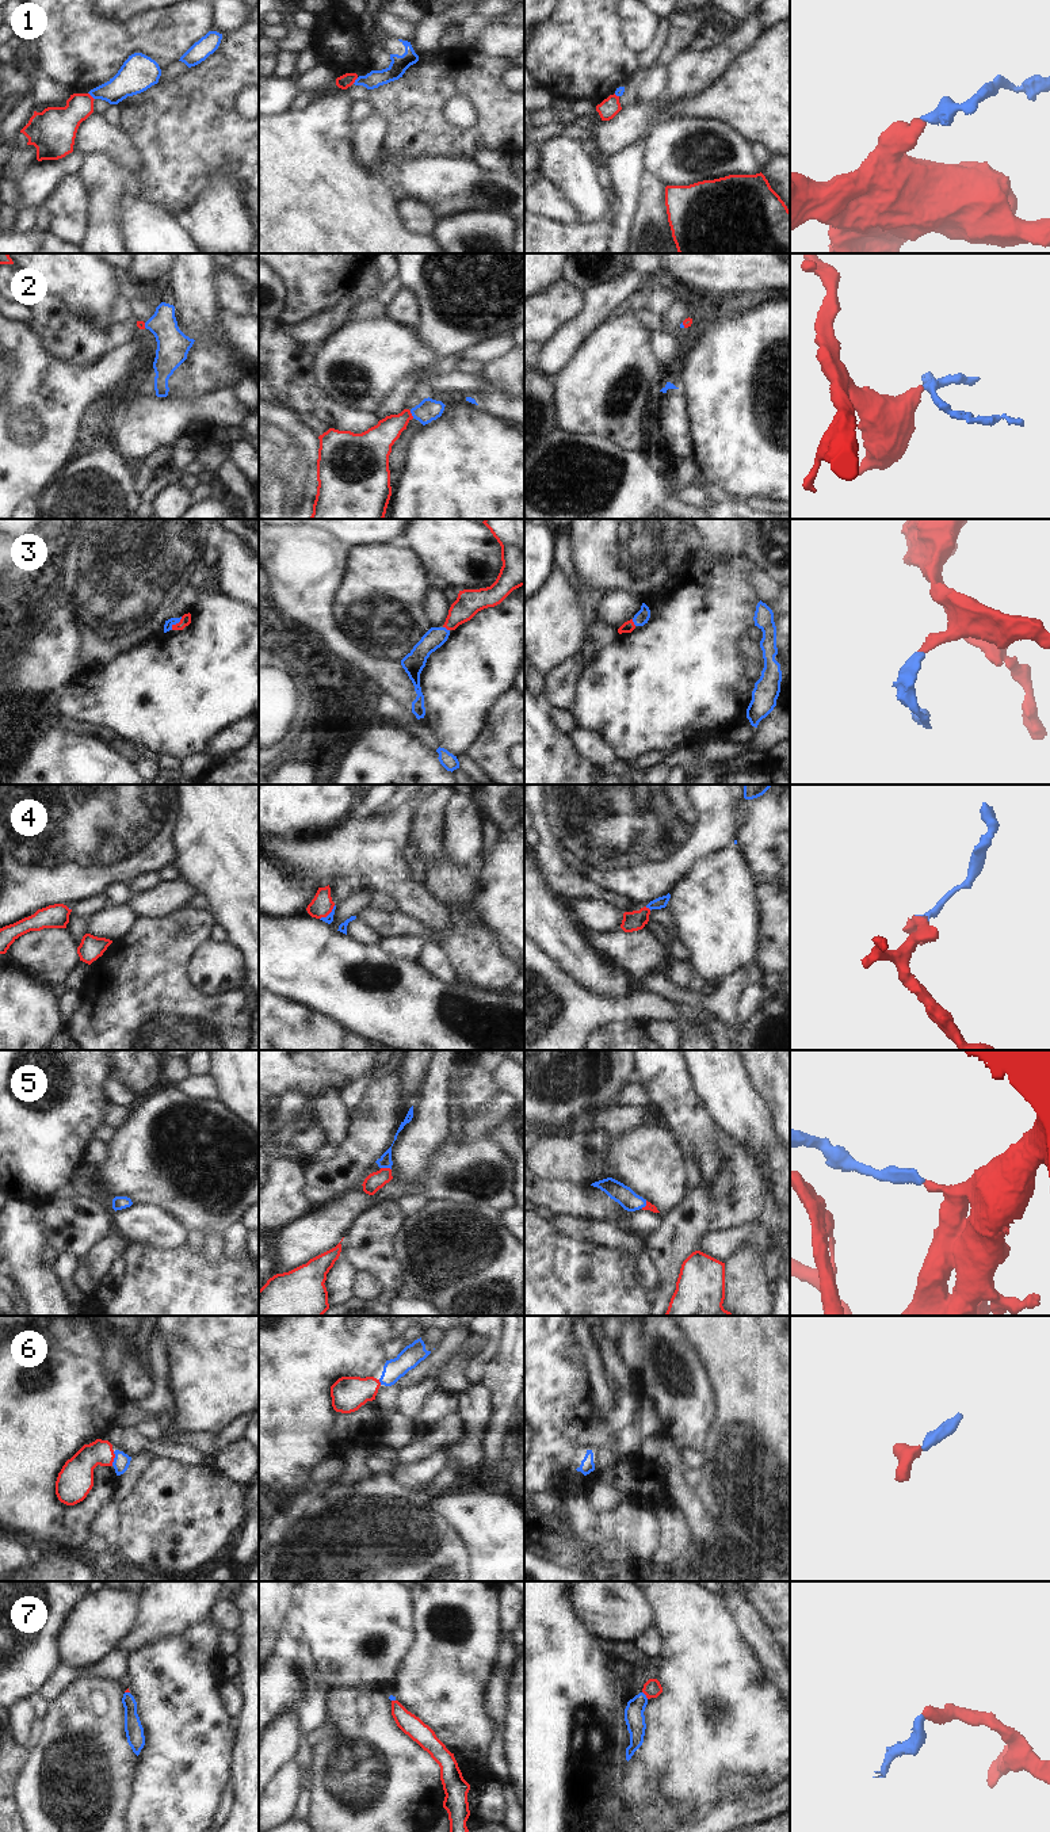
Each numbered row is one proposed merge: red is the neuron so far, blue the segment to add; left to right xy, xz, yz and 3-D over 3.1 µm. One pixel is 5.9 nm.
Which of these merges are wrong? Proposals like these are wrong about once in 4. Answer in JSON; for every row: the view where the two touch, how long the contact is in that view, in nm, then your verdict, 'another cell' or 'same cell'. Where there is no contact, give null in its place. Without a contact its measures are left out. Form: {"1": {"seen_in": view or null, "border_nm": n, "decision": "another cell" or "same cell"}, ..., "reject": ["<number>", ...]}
{"1": {"seen_in": "xy", "border_nm": 60, "decision": "another cell"}, "2": {"seen_in": "xz", "border_nm": 50, "decision": "same cell"}, "3": {"seen_in": "xy", "border_nm": 100, "decision": "same cell"}, "4": {"seen_in": "yz", "border_nm": 40, "decision": "same cell"}, "5": {"seen_in": "xz", "border_nm": 70, "decision": "same cell"}, "6": {"seen_in": "xy", "border_nm": 90, "decision": "same cell"}, "7": {"seen_in": "yz", "border_nm": 60, "decision": "same cell"}, "reject": ["1"]}

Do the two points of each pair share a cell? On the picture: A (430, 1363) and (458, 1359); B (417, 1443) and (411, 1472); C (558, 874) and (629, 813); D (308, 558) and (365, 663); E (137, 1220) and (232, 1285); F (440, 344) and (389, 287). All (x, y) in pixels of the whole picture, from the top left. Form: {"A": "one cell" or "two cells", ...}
{"A": "two cells", "B": "two cells", "C": "two cells", "D": "one cell", "E": "two cells", "F": "two cells"}

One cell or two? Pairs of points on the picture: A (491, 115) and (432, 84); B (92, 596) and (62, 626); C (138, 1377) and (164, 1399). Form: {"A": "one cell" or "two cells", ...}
{"A": "one cell", "B": "two cells", "C": "two cells"}

